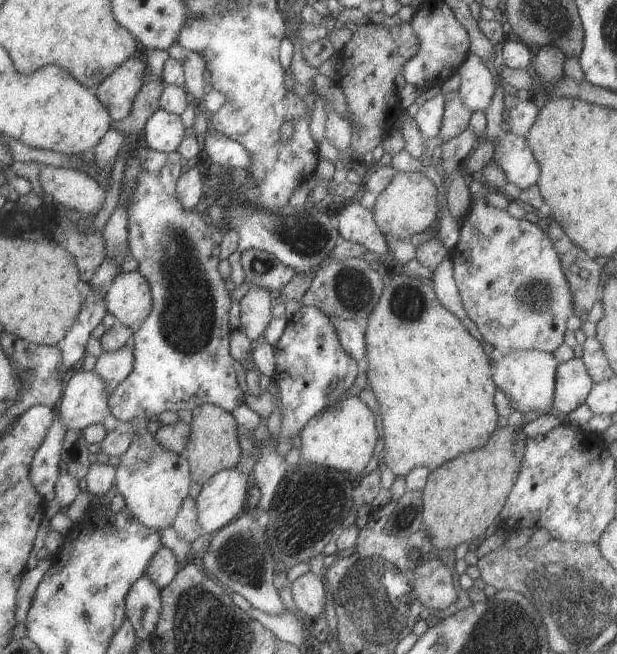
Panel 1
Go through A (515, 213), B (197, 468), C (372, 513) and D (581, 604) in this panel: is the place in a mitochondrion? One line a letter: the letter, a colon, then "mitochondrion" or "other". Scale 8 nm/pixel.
A: other
B: other
C: other
D: mitochondrion

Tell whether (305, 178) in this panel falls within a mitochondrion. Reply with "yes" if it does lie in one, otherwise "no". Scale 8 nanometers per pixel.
no

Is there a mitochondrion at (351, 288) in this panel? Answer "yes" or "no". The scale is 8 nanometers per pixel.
yes

